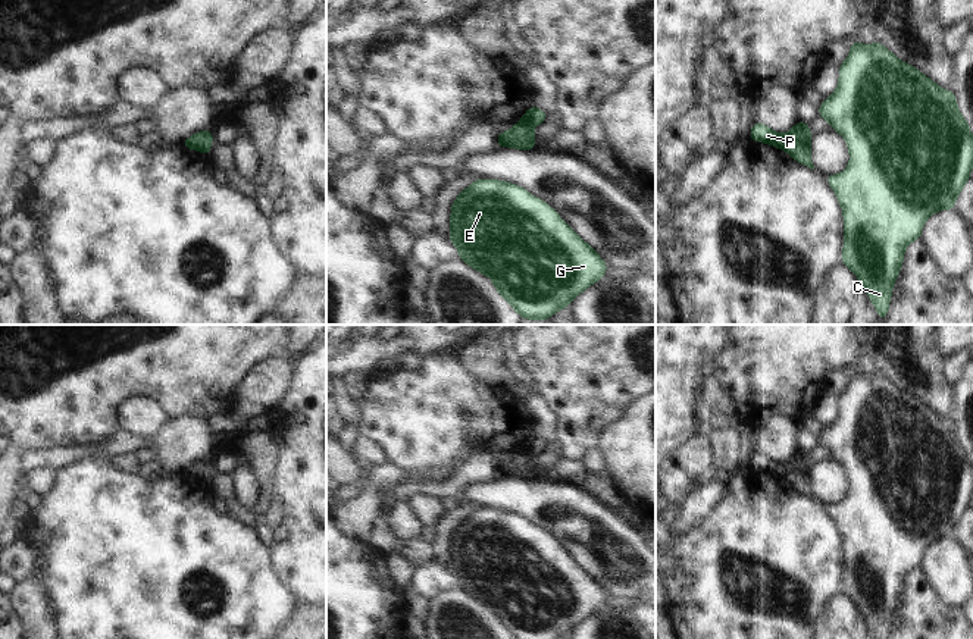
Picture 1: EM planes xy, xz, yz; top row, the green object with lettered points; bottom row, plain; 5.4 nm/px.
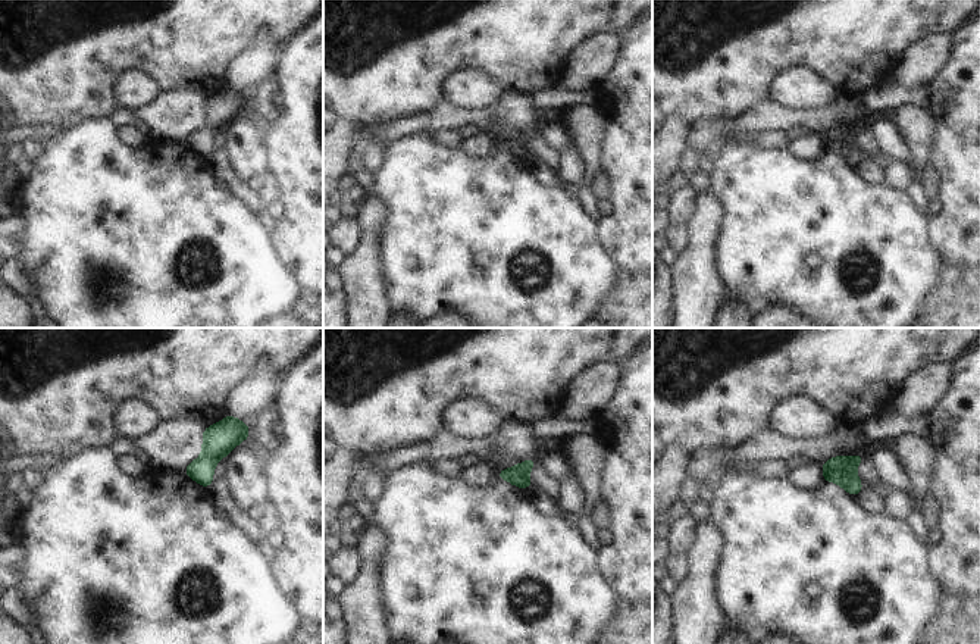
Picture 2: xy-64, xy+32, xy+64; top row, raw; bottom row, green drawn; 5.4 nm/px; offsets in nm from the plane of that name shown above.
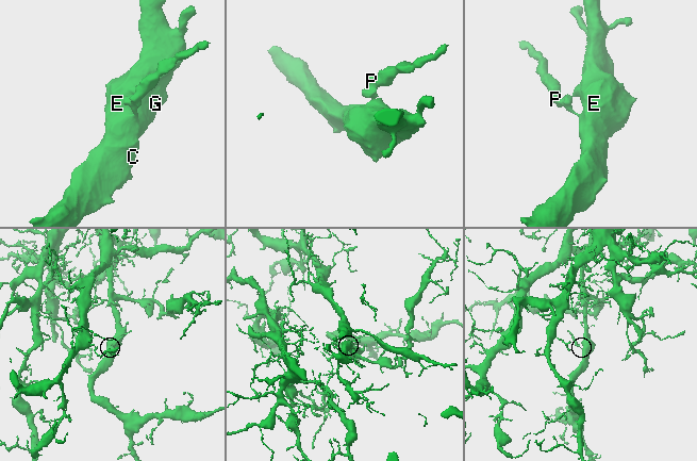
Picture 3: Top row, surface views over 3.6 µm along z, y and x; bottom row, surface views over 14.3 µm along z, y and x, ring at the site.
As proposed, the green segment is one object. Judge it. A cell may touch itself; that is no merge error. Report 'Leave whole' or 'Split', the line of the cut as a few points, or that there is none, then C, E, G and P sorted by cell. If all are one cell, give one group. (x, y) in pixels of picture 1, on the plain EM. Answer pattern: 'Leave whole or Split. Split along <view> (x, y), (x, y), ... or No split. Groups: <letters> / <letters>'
Split. Split along xz (519, 451), (526, 451), (532, 456). Groups: C E G / P

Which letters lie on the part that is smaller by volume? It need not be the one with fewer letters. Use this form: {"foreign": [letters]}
{"foreign": ["P"]}

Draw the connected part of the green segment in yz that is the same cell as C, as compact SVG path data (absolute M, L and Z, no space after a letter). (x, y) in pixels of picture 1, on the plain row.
M852 370L847 389L838 398L839 414L822 432L819 445L845 466L851 485L842 502L826 505L844 541L845 571L841 592L857 604L873 635L888 639L905 576L920 567L930 544L954 538L955 527L972 502L973 464L957 436L954 420L942 419L916 397L897 388L879 370L869 375Z

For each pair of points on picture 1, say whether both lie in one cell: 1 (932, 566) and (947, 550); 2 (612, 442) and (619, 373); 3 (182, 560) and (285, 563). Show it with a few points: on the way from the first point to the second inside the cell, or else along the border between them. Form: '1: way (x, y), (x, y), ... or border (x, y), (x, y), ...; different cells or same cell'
1: way (936, 561), (944, 554); same cell
2: border (640, 398), (635, 398), (600, 434), (595, 447); different cells
3: border (269, 550), (272, 572), (288, 592); different cells

